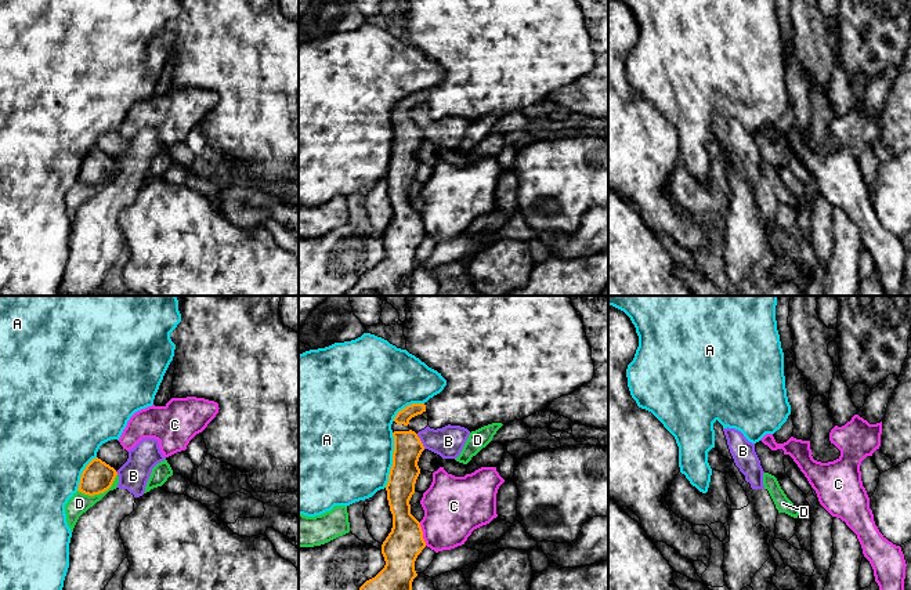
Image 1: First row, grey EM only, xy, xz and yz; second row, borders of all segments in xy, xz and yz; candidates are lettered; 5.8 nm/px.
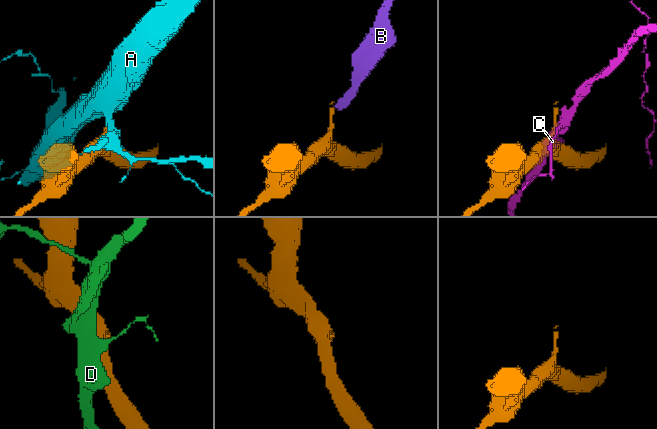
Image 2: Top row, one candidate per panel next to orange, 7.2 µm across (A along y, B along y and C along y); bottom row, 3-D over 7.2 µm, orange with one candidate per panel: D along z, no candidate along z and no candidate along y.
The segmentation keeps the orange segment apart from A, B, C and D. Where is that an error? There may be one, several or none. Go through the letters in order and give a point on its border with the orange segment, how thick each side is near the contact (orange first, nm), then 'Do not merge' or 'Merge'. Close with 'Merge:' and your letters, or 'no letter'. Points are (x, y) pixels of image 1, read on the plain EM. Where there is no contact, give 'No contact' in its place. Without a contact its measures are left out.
A: Touches orange at xz (393, 151). Thickness 160 nm (orange) against 480 nm. Do not merge
B: Touches orange at xz (420, 131). Thickness 160 nm (orange) against 180 nm. Do not merge
C: Touches orange at xz (422, 224). Thickness 220 nm (orange) against 360 nm. Do not merge
D: Touches orange at xy (100, 183). Thickness 180 nm (orange) against 120 nm. Do not merge
Merge: no letter

